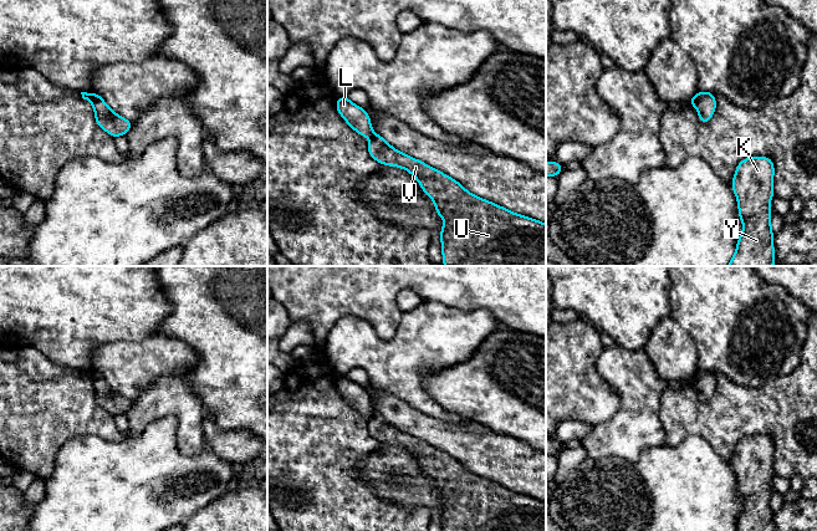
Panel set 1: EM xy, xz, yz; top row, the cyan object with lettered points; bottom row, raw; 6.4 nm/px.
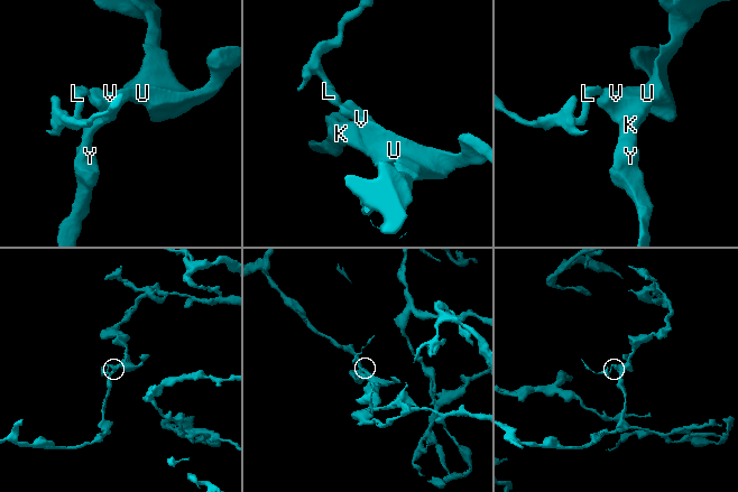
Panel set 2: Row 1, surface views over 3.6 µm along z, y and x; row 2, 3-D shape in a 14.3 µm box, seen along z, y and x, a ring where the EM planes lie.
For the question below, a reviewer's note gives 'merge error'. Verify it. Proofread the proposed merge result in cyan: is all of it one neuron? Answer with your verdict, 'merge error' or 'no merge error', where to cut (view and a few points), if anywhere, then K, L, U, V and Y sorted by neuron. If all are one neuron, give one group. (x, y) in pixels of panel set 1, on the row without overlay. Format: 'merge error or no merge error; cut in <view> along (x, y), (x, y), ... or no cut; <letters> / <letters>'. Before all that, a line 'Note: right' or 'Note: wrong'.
Note: right
merge error; cut in xz along (374, 412), (369, 417); K U V Y / L

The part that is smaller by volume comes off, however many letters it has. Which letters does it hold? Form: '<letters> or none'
L

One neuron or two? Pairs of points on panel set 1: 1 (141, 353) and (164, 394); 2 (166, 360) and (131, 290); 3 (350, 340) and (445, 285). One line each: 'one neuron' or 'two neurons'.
1: two neurons
2: two neurons
3: two neurons

